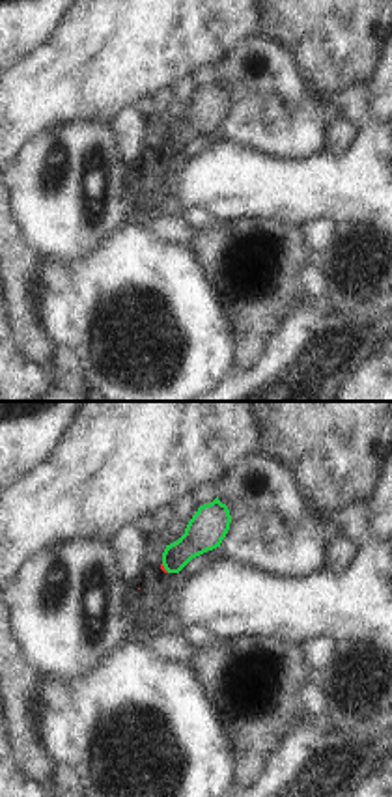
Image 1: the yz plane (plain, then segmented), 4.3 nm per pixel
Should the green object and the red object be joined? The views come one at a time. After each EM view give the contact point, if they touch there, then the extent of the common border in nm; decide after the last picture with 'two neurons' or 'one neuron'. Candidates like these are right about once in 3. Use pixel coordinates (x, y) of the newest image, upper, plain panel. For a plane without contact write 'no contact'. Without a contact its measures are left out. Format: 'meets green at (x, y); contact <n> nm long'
meets green at (165, 150); contact 50 nm long

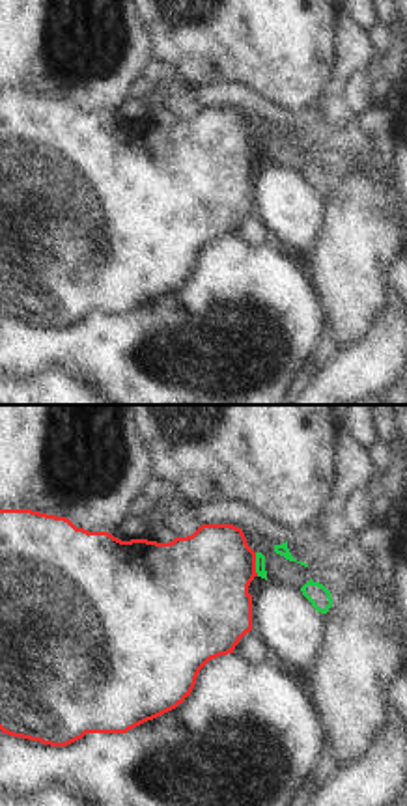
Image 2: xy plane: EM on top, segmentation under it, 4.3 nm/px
meets green at (256, 146); contact 110 nm long

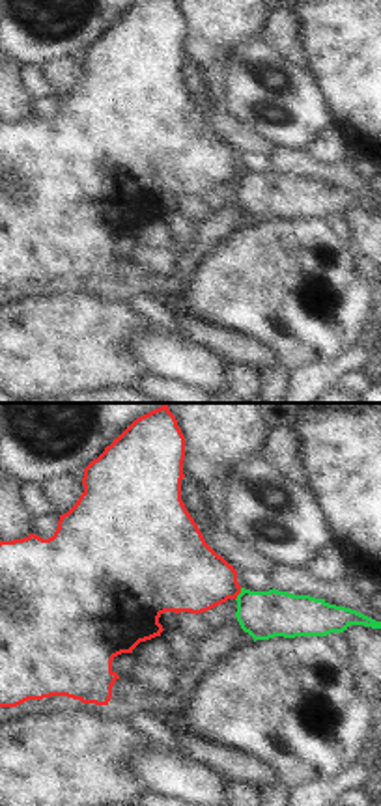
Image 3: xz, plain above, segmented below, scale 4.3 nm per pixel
meets green at (239, 176); contact 60 nm long

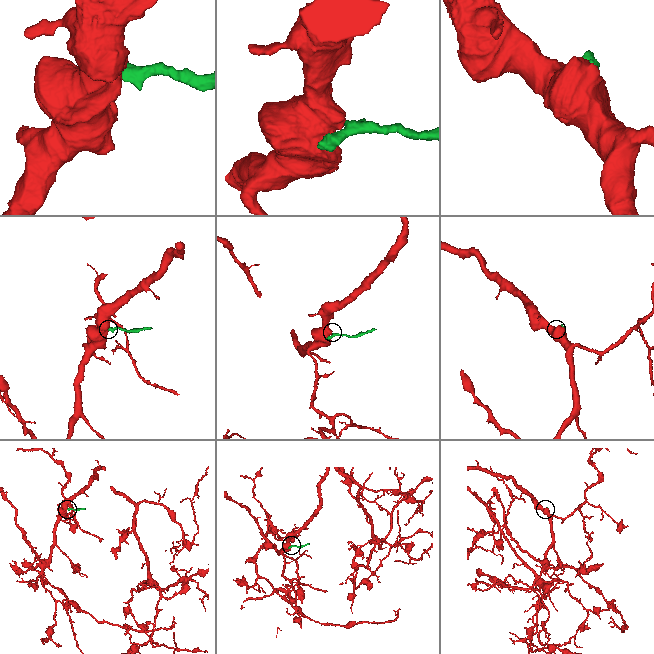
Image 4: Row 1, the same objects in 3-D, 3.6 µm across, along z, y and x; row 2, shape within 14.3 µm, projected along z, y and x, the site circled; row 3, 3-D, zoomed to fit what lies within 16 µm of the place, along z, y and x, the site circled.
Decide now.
two neurons

